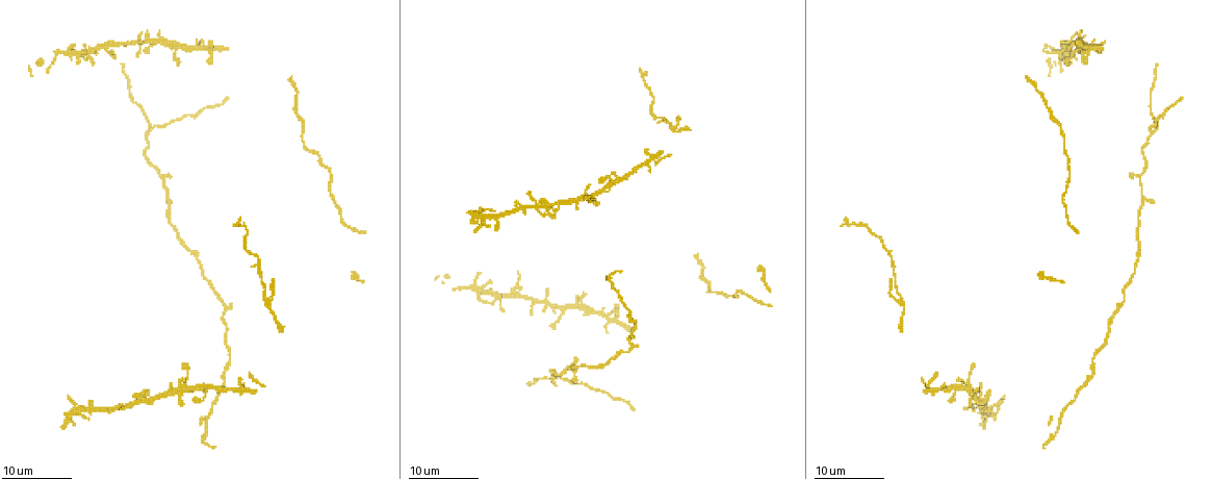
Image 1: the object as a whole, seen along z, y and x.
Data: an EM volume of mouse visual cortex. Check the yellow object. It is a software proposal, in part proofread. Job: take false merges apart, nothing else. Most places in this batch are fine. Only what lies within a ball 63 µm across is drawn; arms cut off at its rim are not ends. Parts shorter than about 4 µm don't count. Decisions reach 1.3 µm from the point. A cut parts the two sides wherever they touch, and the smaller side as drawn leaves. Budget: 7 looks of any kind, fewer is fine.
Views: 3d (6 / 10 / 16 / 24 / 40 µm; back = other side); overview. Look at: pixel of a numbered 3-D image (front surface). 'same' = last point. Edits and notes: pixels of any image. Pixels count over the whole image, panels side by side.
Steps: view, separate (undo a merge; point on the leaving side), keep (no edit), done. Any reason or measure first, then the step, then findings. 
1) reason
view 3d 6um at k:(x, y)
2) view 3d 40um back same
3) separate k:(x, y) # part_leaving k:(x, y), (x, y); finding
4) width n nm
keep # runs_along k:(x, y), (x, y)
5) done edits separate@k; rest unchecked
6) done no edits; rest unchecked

branch point
view 3d 24um at 1:(1152, 131)

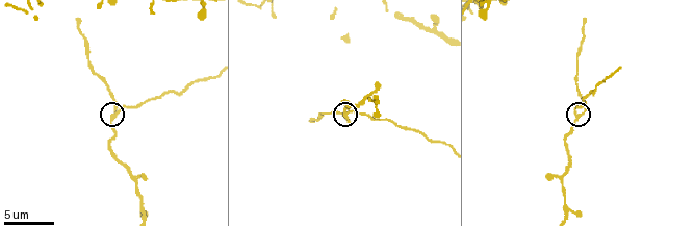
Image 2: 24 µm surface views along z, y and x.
closer look
view 3d 10um at 2:(346, 115)

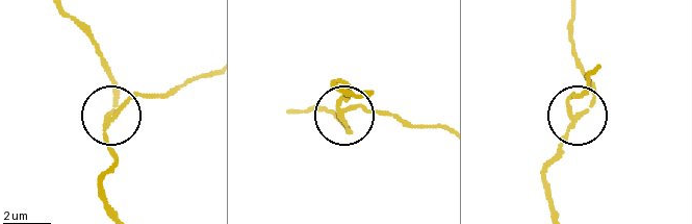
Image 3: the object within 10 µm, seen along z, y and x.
arms 3
separate 3:(131, 94) # part_leaving 3:(110, 121), (138, 95), (169, 93), (210, 75); a second neuron is stuck on

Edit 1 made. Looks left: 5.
view 3d 16um at 1:(1137, 242)

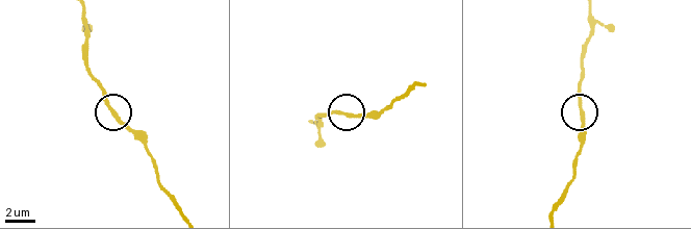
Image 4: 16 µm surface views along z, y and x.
view 3d 10um at 4:(348, 114)

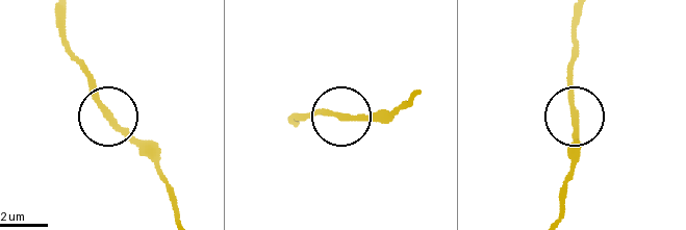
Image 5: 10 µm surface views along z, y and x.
side_arm 101 um
keep # runs_along 5:(574, 116), (574, 54); all the same neuron

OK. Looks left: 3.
side arm on a straight run
view 3d 16um at 2:(137, 187)

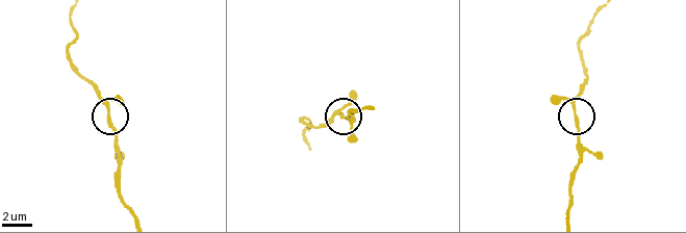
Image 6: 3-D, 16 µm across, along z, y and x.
keep # runs_along 6:(134, 213), (121, 195), (116, 128), (105, 102), (85, 80); one neuron here

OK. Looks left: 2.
done edits separate@3; rest unchecked

